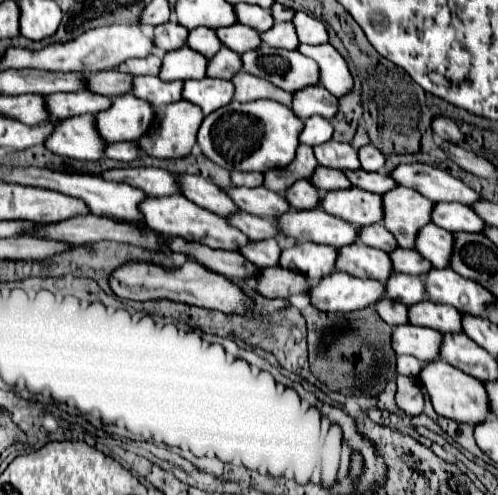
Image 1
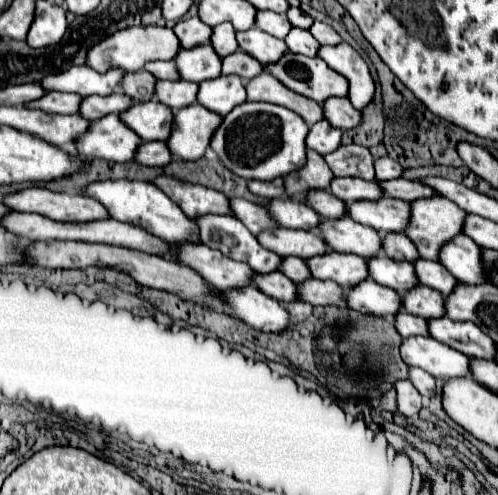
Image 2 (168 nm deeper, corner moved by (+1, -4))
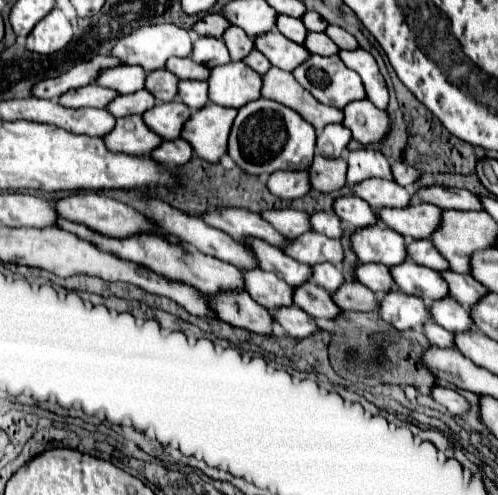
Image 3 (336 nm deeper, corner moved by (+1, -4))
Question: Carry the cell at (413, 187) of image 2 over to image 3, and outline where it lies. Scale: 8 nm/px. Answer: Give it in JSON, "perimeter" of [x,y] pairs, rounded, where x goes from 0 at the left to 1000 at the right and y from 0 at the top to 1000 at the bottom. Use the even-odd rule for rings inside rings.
{"perimeter":[[[855,376],[843,380],[831,400],[847,408],[863,408],[880,420],[912,420],[912,424],[968,424],[960,412],[960,396],[924,380],[892,380],[892,376]]]}

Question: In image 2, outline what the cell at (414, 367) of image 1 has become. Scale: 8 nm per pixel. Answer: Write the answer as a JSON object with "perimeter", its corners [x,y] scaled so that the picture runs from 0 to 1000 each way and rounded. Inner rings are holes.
{"perimeter":[[[823,743],[823,768],[835,780],[835,788],[851,800],[855,812],[871,800],[871,788],[876,788],[876,764],[871,760],[863,760],[859,752],[851,752],[843,743]]]}

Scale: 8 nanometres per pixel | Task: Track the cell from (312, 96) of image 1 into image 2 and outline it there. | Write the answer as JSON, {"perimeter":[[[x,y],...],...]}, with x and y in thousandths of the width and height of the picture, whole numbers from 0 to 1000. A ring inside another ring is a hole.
{"perimeter":[[[659,198],[651,210],[655,242],[683,263],[715,259],[727,246],[727,226],[715,222],[699,198]]]}

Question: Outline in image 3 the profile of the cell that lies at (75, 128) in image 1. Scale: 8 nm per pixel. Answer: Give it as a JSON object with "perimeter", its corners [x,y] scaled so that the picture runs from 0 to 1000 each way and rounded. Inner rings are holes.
{"perimeter":[[[281,234],[237,238],[229,263],[209,275],[213,299],[221,307],[249,307],[261,315],[293,315],[301,311],[325,283],[305,263],[293,259]]]}

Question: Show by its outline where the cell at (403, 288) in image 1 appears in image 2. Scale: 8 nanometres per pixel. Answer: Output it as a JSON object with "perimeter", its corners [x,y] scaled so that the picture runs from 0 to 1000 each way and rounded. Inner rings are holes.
{"perimeter":[[[835,578],[831,586],[823,586],[815,594],[811,626],[831,638],[847,638],[855,646],[867,646],[867,642],[888,642],[896,634],[892,610],[896,606],[880,586],[867,586],[859,578]]]}

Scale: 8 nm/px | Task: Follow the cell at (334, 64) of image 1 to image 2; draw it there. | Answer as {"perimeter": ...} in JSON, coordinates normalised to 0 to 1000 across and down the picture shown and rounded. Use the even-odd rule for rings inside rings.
{"perimeter":[[[687,85],[679,93],[647,93],[639,113],[647,121],[655,121],[655,129],[663,129],[663,137],[671,137],[687,154],[695,154],[695,162],[703,170],[699,198],[711,210],[711,218],[727,222],[747,206],[751,178],[755,178],[751,158],[743,149],[735,121],[703,89]]]}

